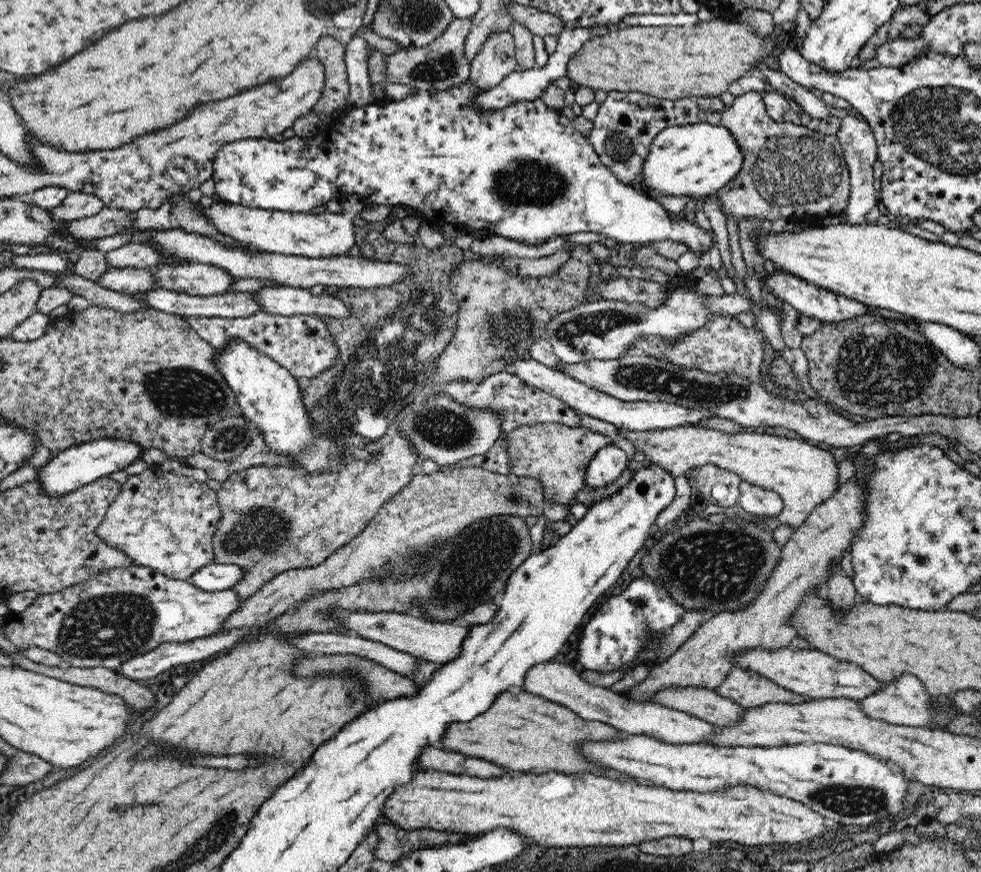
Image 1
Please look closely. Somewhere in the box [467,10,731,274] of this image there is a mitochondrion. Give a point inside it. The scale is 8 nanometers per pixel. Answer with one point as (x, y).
(527, 182)

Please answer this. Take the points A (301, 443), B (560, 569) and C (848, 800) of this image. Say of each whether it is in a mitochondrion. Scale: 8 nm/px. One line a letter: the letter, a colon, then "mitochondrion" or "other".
A: mitochondrion
B: other
C: mitochondrion

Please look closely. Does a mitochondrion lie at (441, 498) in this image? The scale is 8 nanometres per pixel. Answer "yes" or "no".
yes

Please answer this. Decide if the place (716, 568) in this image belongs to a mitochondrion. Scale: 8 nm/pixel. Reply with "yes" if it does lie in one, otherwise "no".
yes

